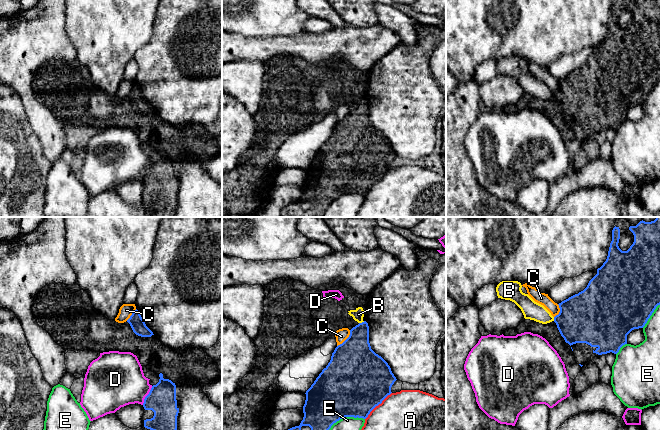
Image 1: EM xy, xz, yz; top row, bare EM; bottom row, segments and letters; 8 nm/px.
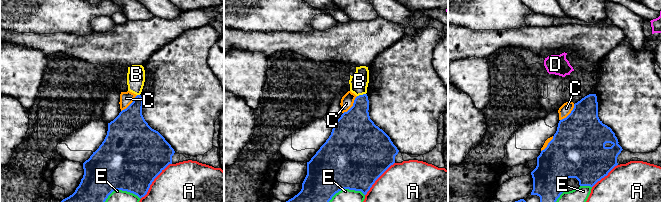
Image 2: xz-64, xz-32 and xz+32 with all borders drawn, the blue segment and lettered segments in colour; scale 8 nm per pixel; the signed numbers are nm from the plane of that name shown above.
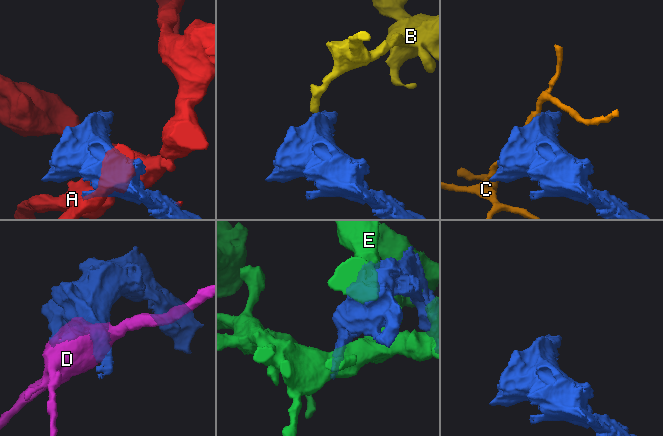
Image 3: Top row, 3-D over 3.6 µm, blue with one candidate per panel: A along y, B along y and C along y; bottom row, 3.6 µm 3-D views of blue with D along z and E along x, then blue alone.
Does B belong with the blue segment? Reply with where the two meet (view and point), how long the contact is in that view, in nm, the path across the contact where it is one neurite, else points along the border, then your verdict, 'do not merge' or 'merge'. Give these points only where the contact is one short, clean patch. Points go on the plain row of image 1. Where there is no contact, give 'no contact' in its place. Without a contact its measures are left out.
xz (362, 98) | 50 nm | along xz (364, 97), (359, 99) | do not merge

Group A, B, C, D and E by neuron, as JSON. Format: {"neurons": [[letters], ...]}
{"neurons": [["A"], ["B"], ["C"], ["D"], ["E"]]}

